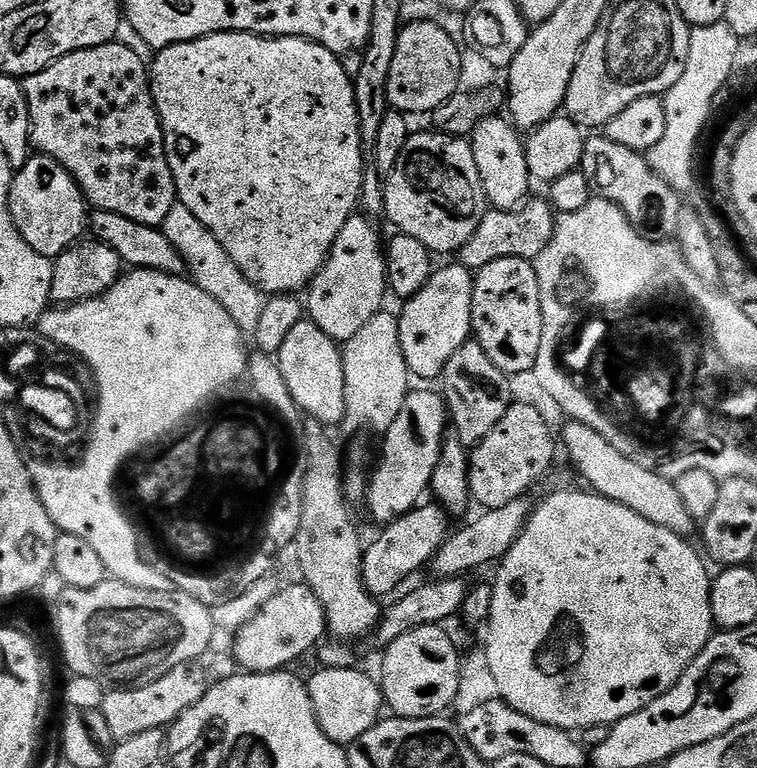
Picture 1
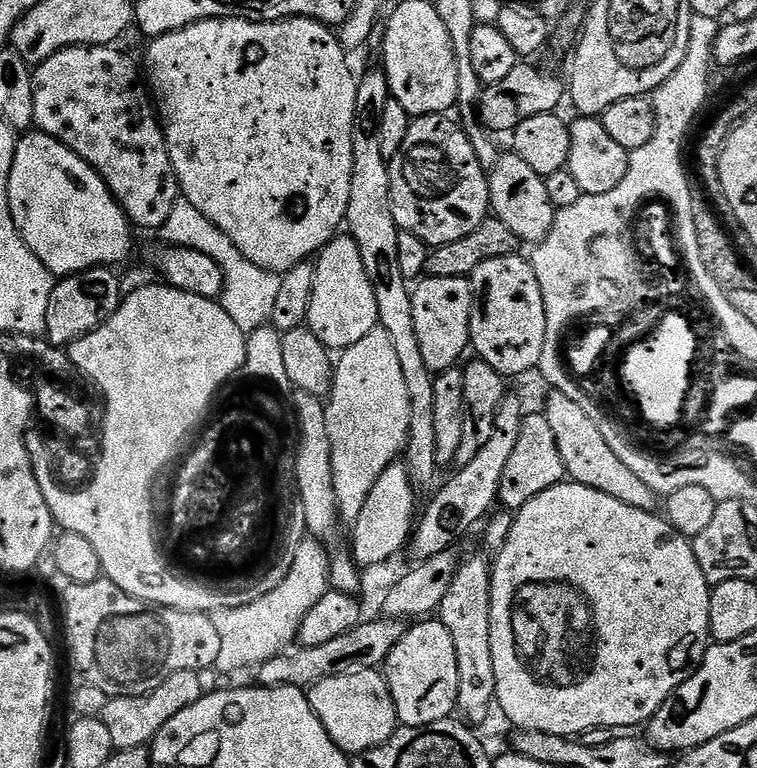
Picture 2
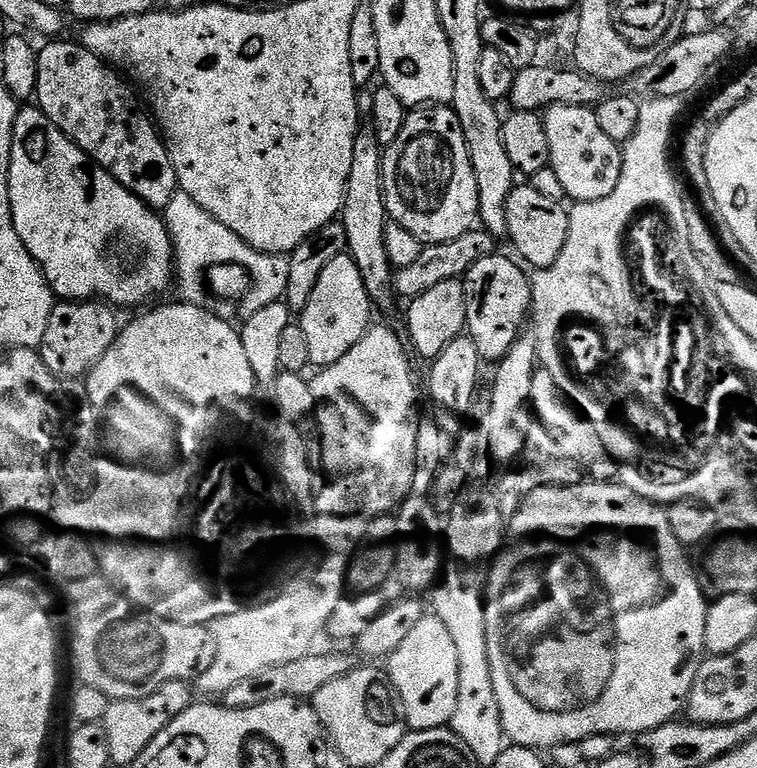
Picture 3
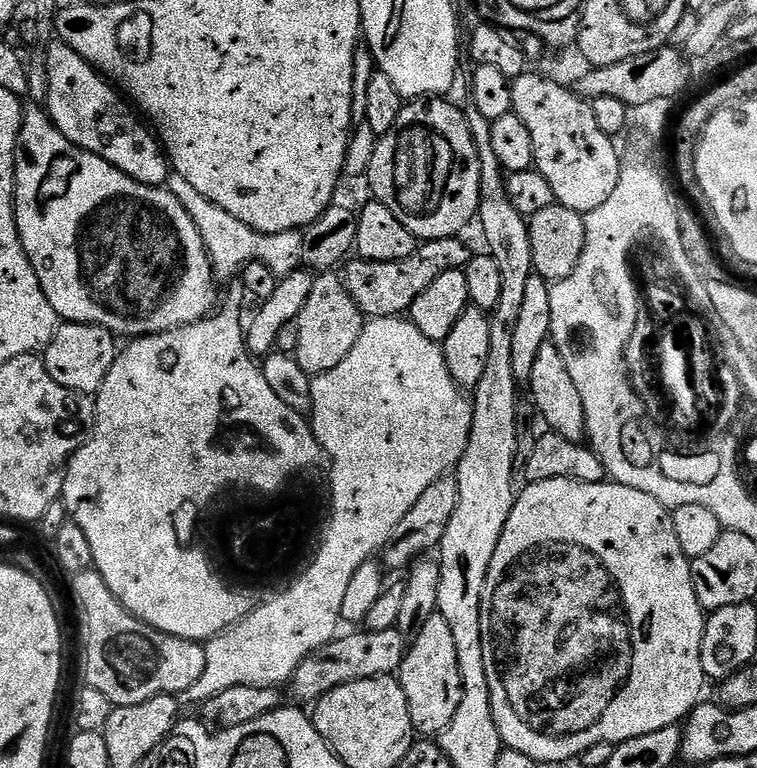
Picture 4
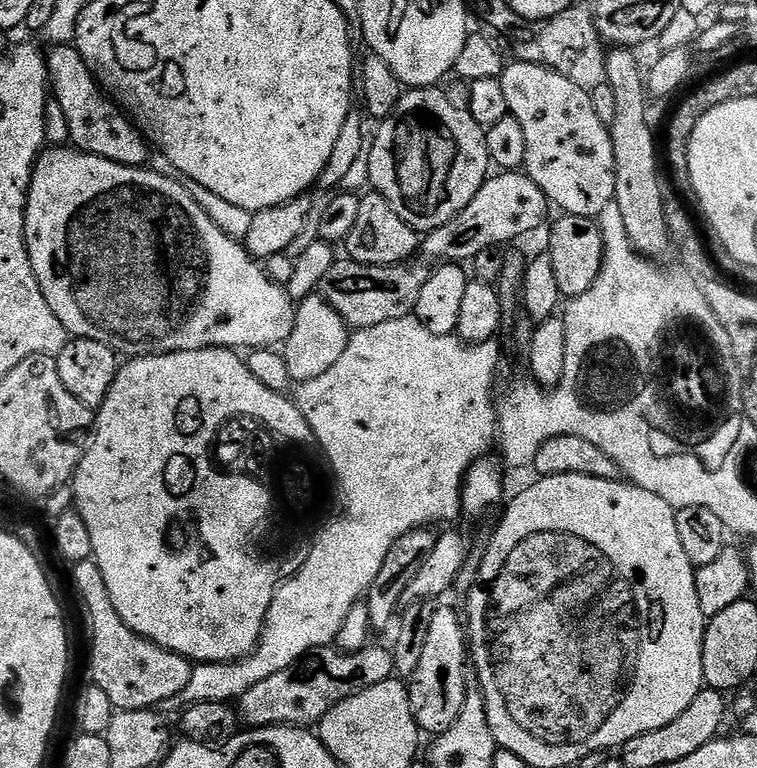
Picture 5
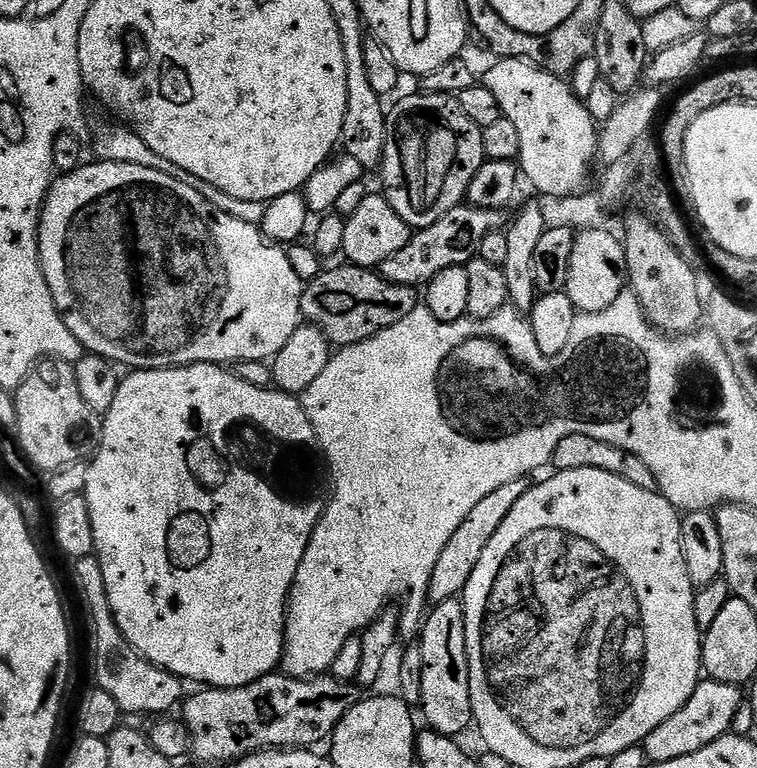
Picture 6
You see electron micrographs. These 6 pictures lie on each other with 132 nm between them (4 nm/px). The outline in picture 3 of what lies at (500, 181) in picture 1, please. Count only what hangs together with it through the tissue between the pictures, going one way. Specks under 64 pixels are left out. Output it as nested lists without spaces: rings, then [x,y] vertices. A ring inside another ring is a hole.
[[[520,182],[513,187],[506,202],[507,239],[512,240],[516,247],[515,255],[529,269],[549,268],[558,258],[558,254],[562,254],[562,246],[566,246],[566,234],[570,230],[569,209],[563,208],[564,206],[559,200],[538,194],[538,190],[534,190],[531,183]]]

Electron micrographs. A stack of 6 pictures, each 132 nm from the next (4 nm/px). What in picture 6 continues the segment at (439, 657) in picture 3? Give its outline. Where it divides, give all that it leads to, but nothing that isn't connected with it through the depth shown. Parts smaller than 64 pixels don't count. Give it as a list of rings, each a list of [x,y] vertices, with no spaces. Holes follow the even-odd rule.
[[[459,599],[447,600],[435,605],[427,613],[426,619],[418,633],[418,643],[422,650],[422,702],[419,711],[424,711],[424,720],[429,729],[443,736],[460,738],[467,728],[473,727],[472,703],[470,702],[470,666],[466,654],[466,618],[464,606]]]

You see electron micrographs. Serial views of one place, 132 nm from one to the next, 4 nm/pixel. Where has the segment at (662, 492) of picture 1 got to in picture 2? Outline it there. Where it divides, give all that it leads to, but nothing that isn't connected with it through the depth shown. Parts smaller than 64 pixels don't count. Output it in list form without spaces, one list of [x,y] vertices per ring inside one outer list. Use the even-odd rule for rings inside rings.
[[[552,390],[547,393],[542,414],[546,422],[550,422],[550,430],[554,430],[554,442],[558,442],[558,454],[562,454],[564,471],[571,483],[610,494],[610,498],[618,498],[618,502],[626,502],[626,506],[634,506],[643,512],[657,507],[657,489],[653,485],[652,489],[645,477],[634,474],[630,466],[610,450],[606,439],[598,432],[598,423],[591,420],[586,410],[566,398],[565,394]]]

